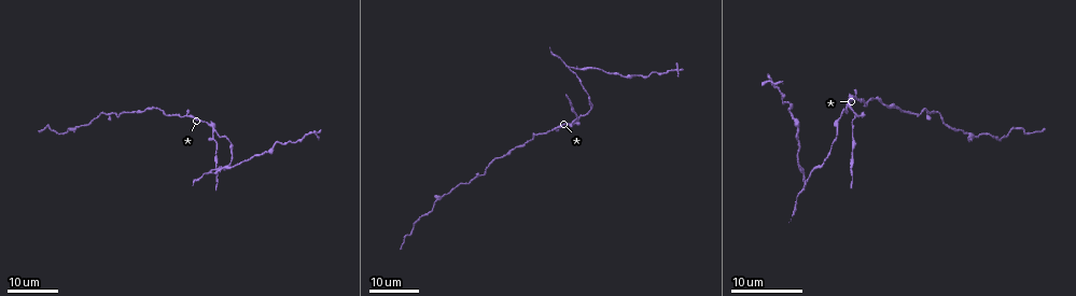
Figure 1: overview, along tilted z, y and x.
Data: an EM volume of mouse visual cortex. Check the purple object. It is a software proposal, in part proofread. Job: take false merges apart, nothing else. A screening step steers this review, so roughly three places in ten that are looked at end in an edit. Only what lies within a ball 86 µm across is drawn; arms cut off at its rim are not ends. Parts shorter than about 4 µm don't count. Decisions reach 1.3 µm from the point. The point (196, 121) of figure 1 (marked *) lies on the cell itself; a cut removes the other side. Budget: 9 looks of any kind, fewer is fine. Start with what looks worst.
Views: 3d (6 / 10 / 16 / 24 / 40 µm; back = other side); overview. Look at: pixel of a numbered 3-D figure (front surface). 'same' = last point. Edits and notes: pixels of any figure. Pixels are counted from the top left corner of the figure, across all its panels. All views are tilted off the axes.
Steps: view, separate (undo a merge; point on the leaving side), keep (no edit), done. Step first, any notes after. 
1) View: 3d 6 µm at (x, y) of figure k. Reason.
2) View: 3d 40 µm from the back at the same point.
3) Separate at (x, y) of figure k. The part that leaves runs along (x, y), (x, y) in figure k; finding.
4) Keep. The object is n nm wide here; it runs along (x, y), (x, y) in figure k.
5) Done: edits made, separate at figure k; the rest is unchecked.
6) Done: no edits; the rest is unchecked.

View: 3d 16 µm at (569, 68) of figure 1. Two arms in line, one across.

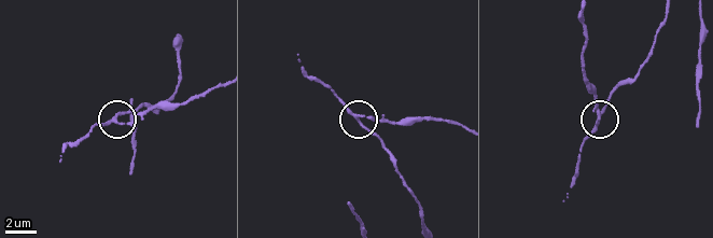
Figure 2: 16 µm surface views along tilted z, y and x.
View: 3d 6 µm at (356, 118) of figure 2.

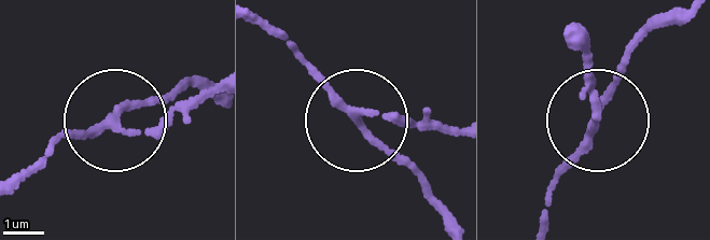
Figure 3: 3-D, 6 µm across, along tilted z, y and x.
Keep. The side arm is 6 µm long; it runs along (455, 223), (272, 32) in figure 3; continuous, no second cell.

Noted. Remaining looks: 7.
View: 3d 24 µm at (849, 105) of figure 1. Arms part here.

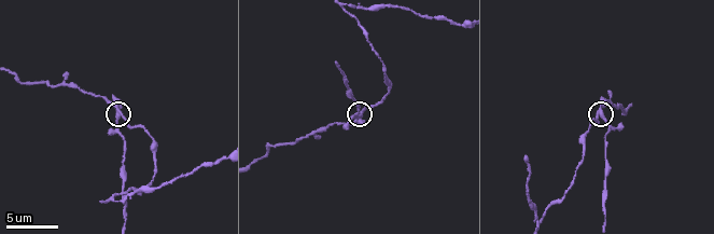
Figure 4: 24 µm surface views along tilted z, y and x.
View: 3d 6 µm at (602, 114) of figure 4.

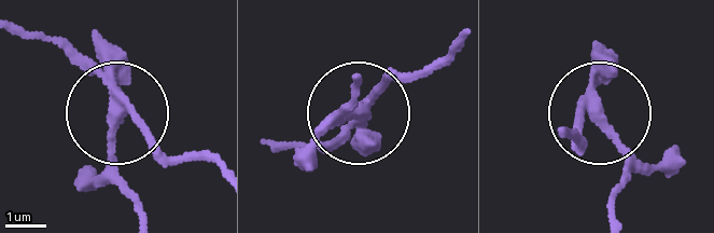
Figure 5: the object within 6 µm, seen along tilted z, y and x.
Separate at (110, 151) of figure 5. The side arm is 14 µm long; the part that leaves runs along (111, 87), (120, 186), (135, 209) in figure 5; a second cell is stuck on.

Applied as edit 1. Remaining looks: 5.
View: overview.

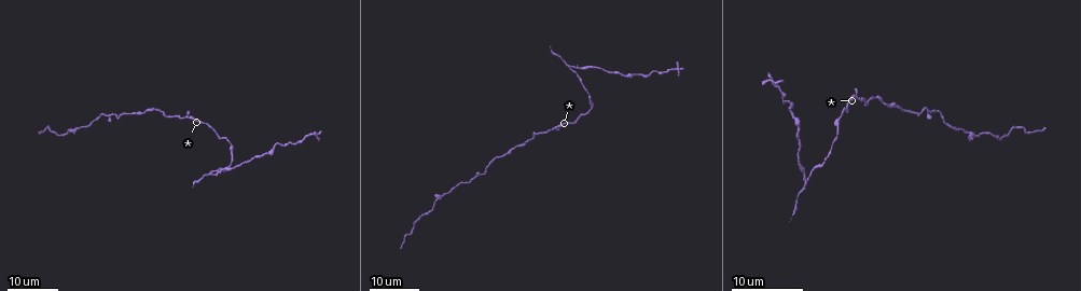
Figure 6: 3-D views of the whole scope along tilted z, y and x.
View: 3d 24 µm at (625, 75) of figure 6. Sudden change in width.

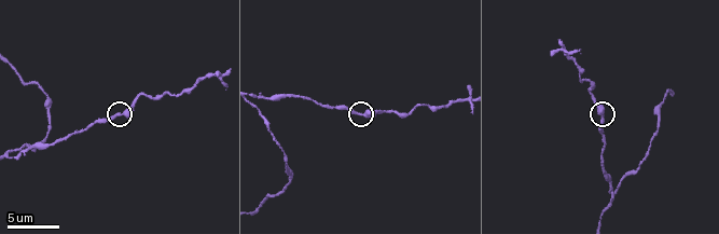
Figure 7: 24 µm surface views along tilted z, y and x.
View: 3d 6 µm at (357, 112) of figure 7.

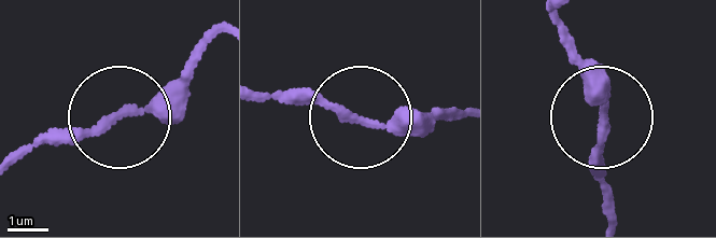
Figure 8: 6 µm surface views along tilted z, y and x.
Keep. It runs along (264, 90), (307, 92), (375, 118), (451, 122) in figure 8; all the same cell.

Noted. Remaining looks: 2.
View: 3d 24 µm at (976, 135) of figure 6. Thick turns thin.

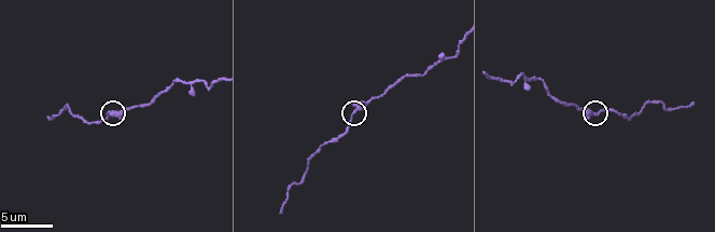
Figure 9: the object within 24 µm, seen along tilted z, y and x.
View: 3d 10 µm at (357, 110) of figure 9. Zoom in.

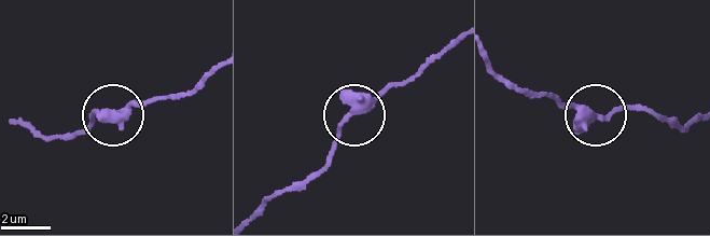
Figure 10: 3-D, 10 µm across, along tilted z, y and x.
Keep. It runs along (457, 40), (360, 106), (338, 134), (329, 161) in figure 10; all the same cell.

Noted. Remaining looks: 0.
Done: edits made, separate at figure 5; the rest is unchecked.

